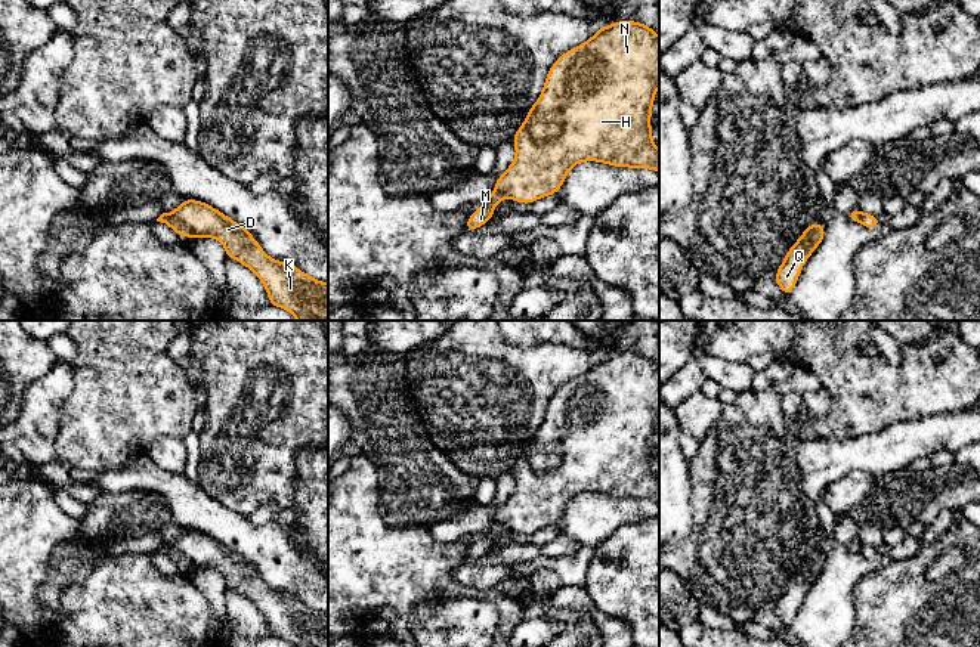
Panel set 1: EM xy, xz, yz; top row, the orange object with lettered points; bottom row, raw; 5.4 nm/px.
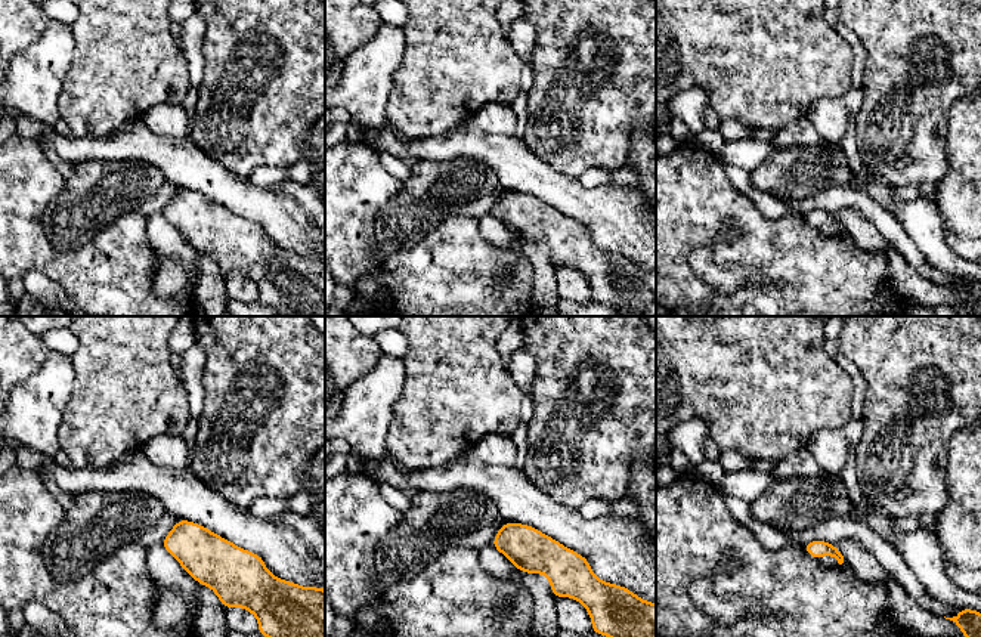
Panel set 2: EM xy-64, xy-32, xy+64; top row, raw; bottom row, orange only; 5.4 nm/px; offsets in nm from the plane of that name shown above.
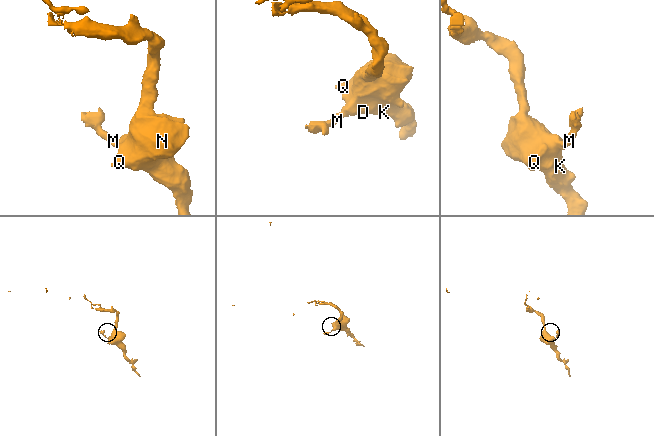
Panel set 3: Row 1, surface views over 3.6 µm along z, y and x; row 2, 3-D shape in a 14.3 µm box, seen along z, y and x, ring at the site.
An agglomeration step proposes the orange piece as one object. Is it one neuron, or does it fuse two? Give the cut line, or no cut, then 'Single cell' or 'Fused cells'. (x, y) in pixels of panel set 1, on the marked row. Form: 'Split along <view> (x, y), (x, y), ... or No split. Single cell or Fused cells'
Split along xy (169, 213), (181, 222), (188, 237). Fused cells

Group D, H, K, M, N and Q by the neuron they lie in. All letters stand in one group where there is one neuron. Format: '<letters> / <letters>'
D H K N Q / M

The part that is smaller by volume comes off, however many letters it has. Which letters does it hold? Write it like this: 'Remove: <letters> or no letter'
Remove: M

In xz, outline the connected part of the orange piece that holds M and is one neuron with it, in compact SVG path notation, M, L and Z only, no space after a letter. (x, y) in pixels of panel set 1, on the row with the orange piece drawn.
M494 191L488 198L483 199L483 205L476 210L466 223L466 230L474 230L480 226L483 226L489 219L492 219L495 216L495 213L492 211L492 208L501 201L508 198L507 194Z

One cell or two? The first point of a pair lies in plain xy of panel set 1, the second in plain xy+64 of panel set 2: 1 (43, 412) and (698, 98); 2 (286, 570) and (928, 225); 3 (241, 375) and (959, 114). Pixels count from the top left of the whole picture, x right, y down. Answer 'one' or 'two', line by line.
1: one
2: one
3: two

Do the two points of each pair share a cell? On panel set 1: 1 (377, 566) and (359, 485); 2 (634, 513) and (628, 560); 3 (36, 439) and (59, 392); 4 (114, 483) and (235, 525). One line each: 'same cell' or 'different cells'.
1: same cell
2: different cells
3: same cell
4: same cell

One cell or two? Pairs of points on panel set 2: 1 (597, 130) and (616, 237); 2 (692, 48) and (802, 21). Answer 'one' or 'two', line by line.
1: two
2: one

